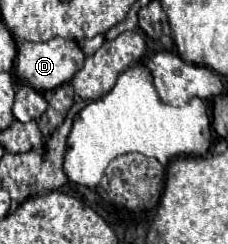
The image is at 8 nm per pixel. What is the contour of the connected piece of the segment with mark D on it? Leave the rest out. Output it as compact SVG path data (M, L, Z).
M55 37L43 43L21 41L17 49L17 77L21 77L21 81L29 83L37 91L57 89L59 85L71 81L71 77L83 67L83 61L85 61L85 55L77 45L77 41L69 41L63 37Z

